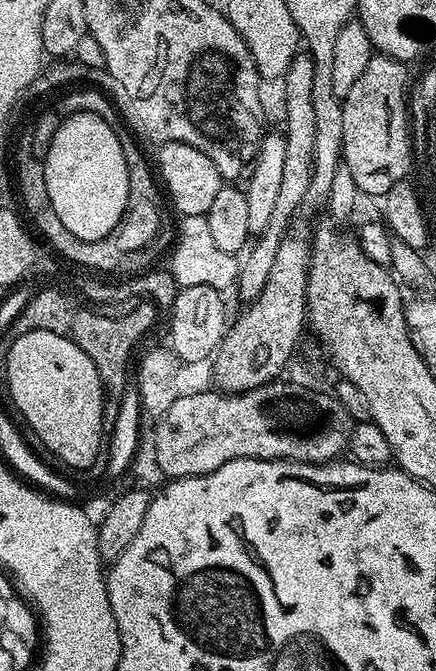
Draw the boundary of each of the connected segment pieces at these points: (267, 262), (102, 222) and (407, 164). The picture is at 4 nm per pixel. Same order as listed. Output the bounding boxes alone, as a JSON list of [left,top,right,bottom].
[[235,54,314,302],[42,110,130,240],[342,56,414,197]]

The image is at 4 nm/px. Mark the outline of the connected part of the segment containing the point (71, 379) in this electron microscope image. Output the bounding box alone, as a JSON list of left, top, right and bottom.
[4,332,104,470]

